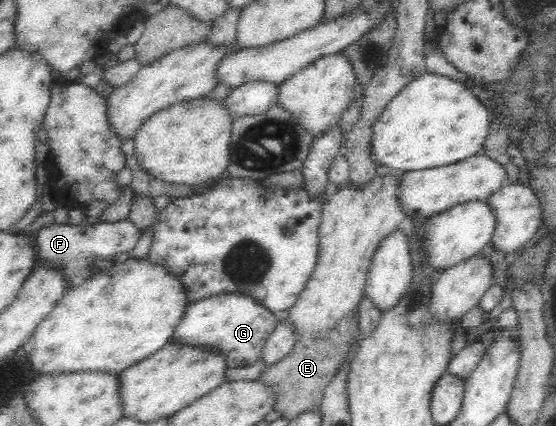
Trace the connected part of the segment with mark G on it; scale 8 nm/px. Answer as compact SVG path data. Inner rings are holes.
M230 293L209 296L186 307L169 342L218 351L226 359L226 369L242 368L261 360L263 346L278 323L279 315L254 301L250 295Z

